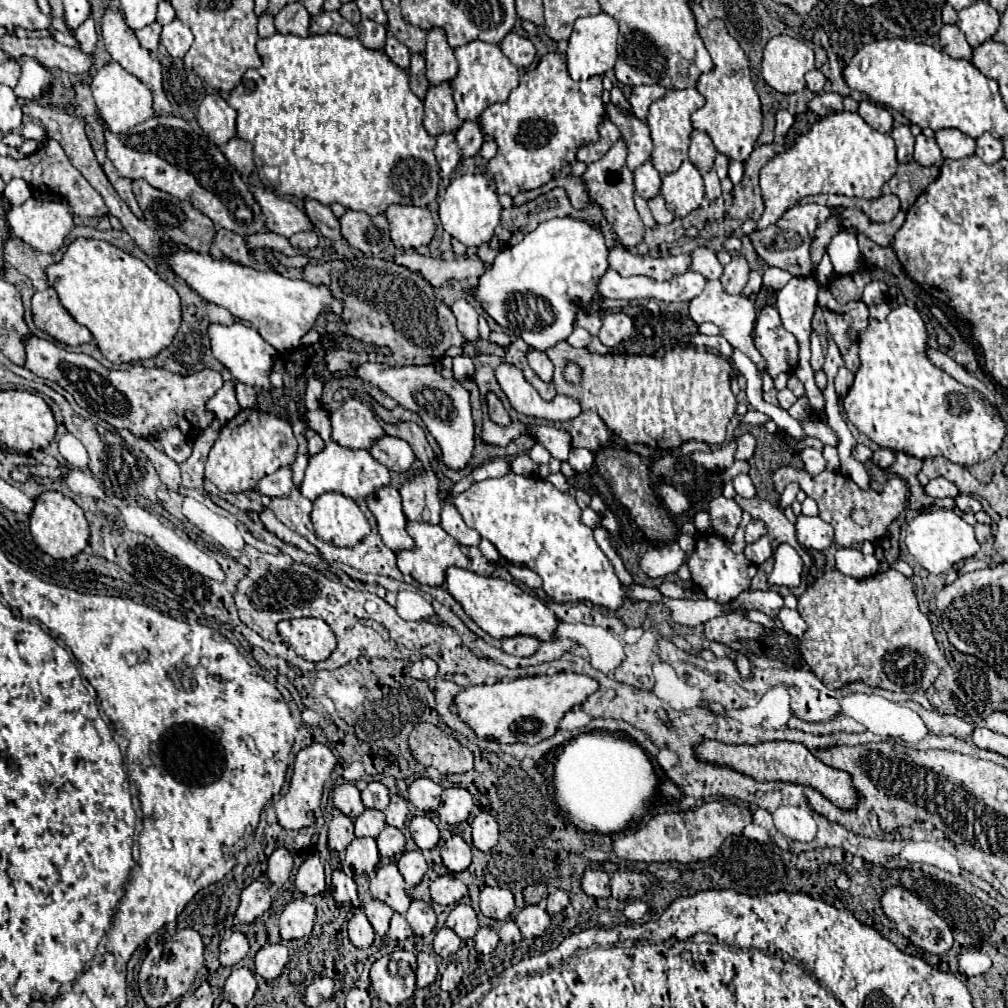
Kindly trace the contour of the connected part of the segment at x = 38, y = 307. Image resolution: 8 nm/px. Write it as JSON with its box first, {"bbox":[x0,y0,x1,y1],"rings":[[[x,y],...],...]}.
{"bbox":[33,288,93,346],"rings":[[[53,288],[33,294],[33,322],[39,330],[67,346],[79,346],[93,340],[91,332],[77,324],[73,316],[61,306]]]}

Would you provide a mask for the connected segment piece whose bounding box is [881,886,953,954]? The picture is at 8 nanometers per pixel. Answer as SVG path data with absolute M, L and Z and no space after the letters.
M891 886L883 892L881 896L881 906L883 906L883 912L887 914L889 920L895 922L897 930L909 938L913 944L921 946L925 952L931 952L931 954L945 954L951 944L953 944L953 936L951 936L951 930L949 926L923 902L919 900L913 892L909 892L907 888L903 886Z

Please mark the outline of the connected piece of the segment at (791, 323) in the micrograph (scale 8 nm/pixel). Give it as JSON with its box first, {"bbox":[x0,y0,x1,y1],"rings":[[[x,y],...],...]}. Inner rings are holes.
{"bbox":[777,278,825,416],"rings":[[[793,278],[783,290],[777,292],[777,310],[781,314],[781,322],[783,328],[787,332],[791,332],[797,338],[799,344],[799,366],[795,368],[795,376],[805,384],[807,390],[807,398],[811,402],[813,414],[817,416],[825,416],[825,402],[823,402],[823,394],[813,378],[813,370],[809,366],[809,358],[811,358],[811,318],[813,318],[813,310],[817,306],[817,284],[813,278]]]}

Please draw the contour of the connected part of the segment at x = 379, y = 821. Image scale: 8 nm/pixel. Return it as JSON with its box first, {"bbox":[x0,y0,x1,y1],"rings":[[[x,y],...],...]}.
{"bbox":[355,808,387,838],"rings":[[[367,808],[361,816],[355,818],[355,836],[361,838],[361,836],[371,836],[371,838],[377,838],[379,832],[387,826],[385,822],[385,814],[381,810],[371,810]]]}

